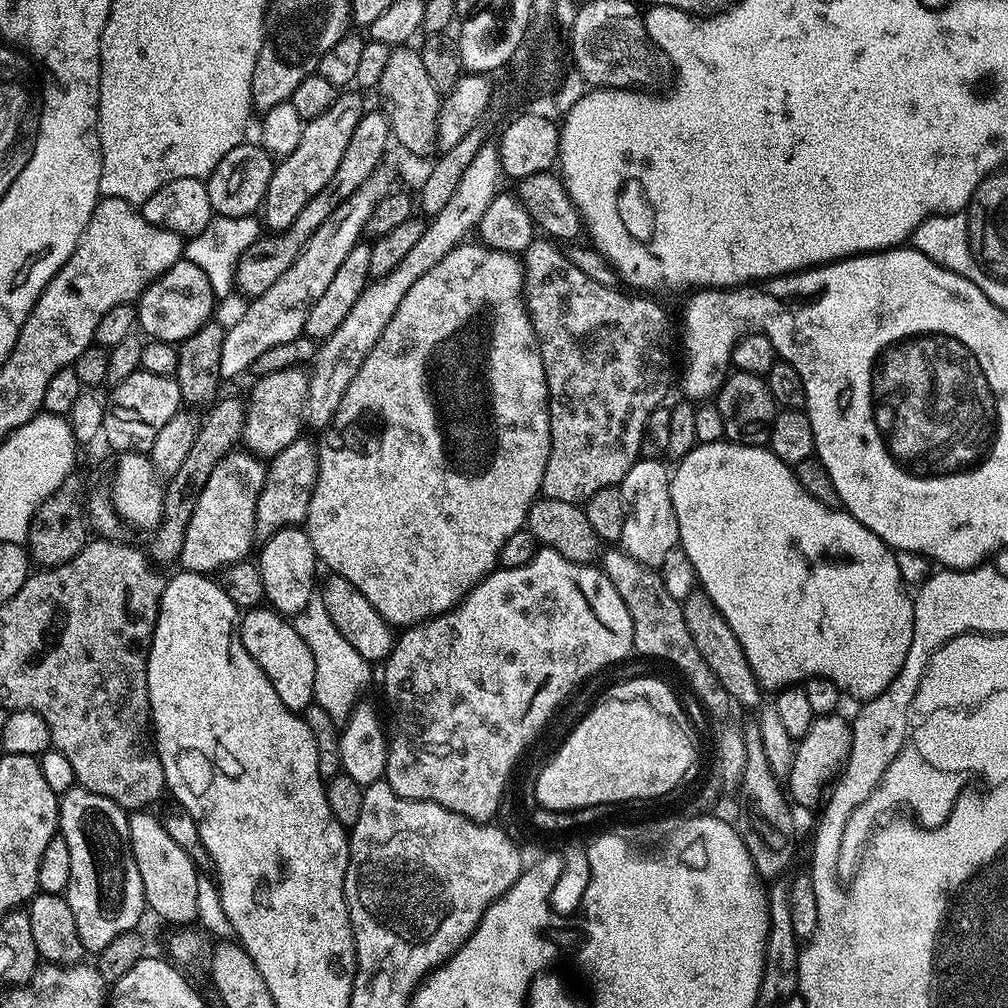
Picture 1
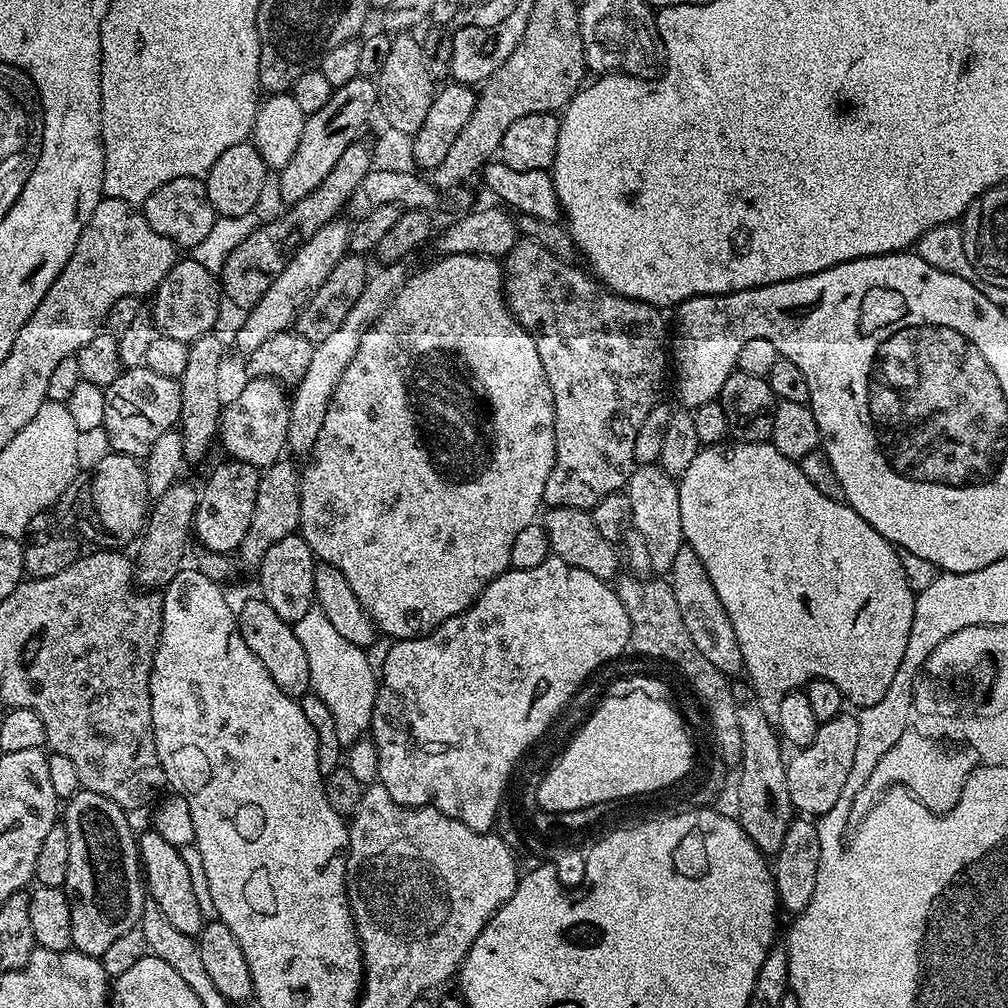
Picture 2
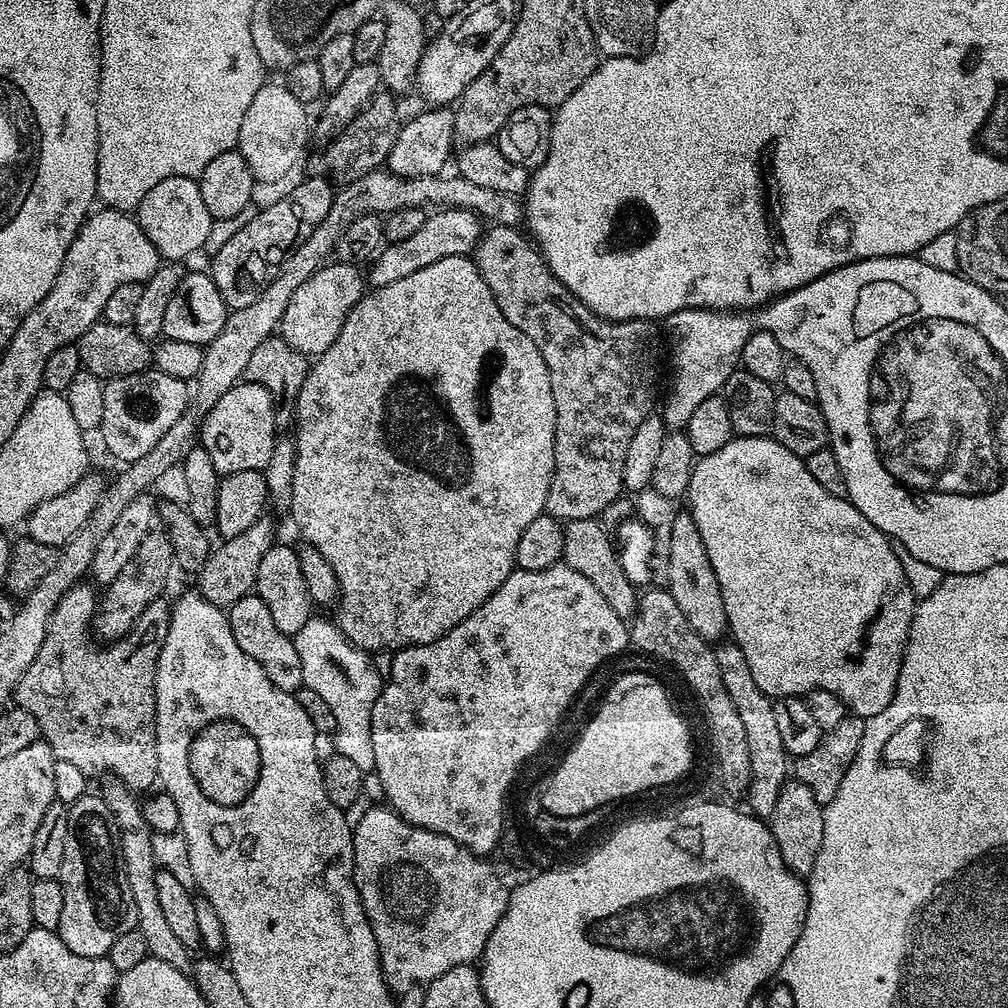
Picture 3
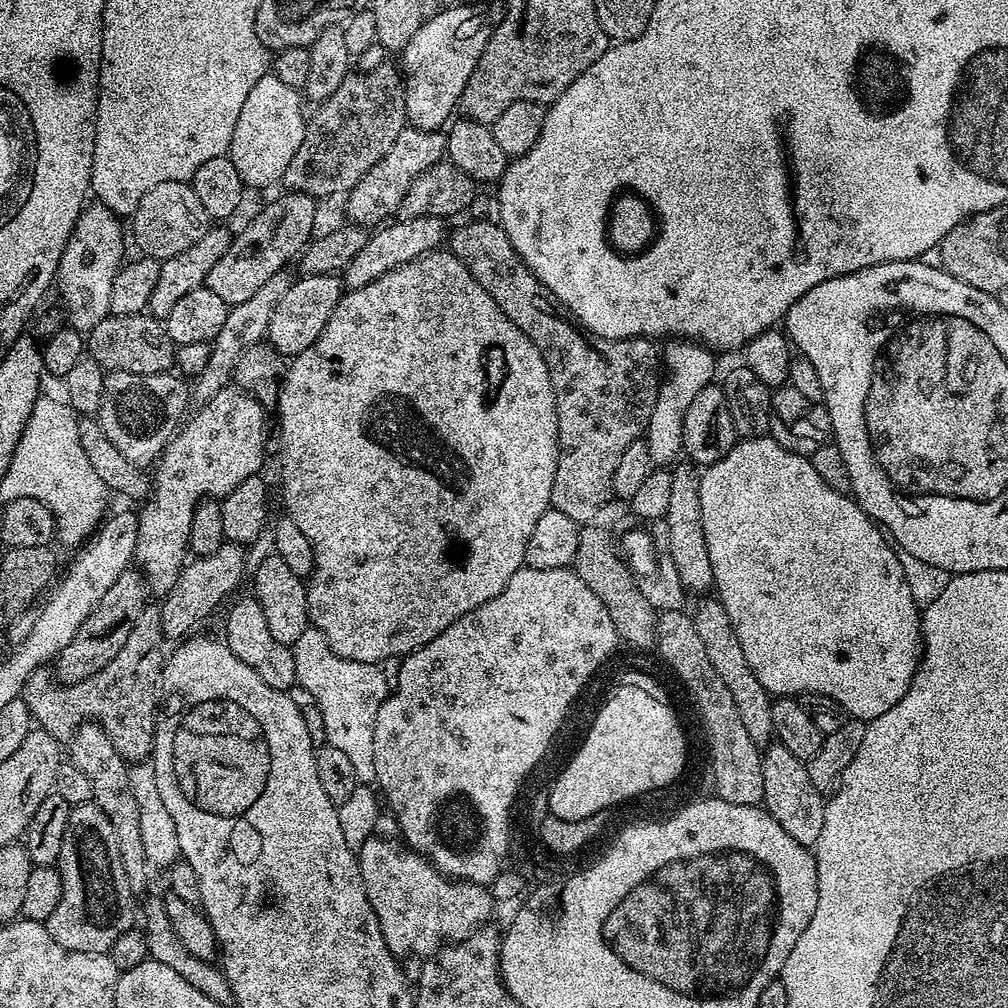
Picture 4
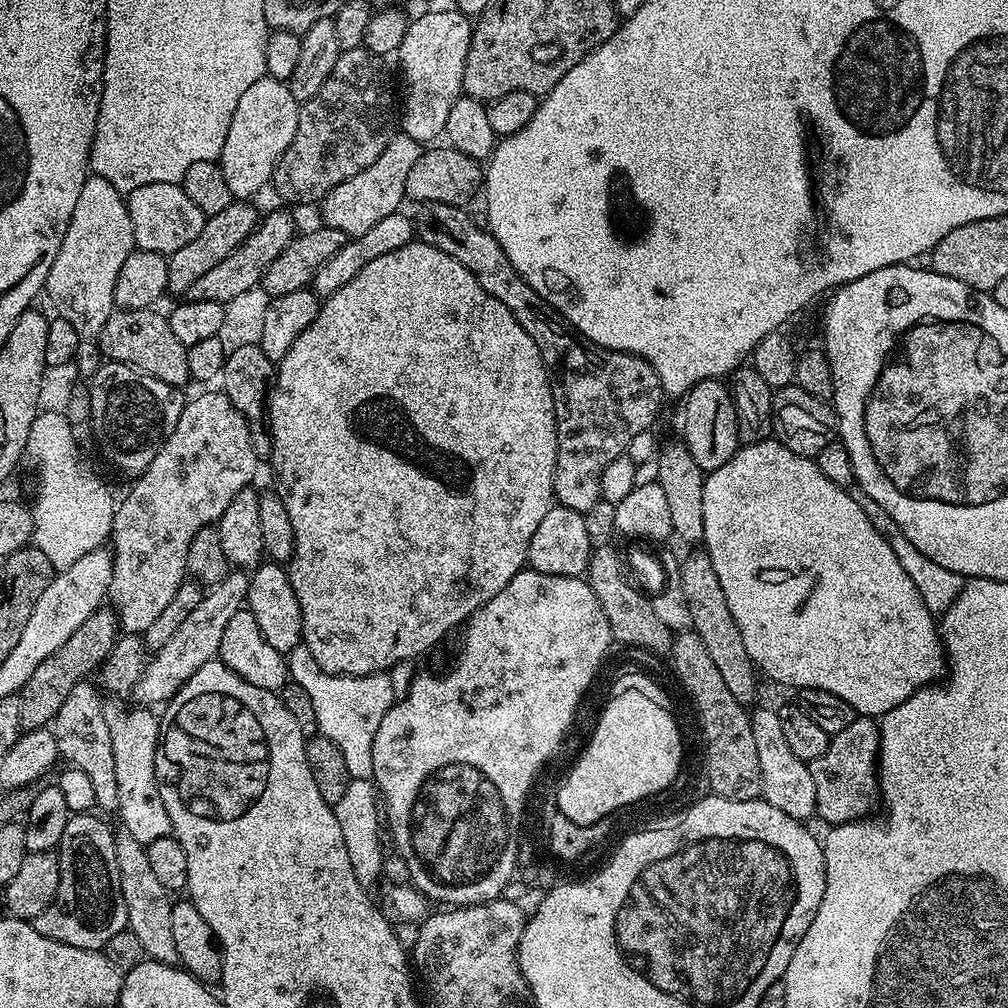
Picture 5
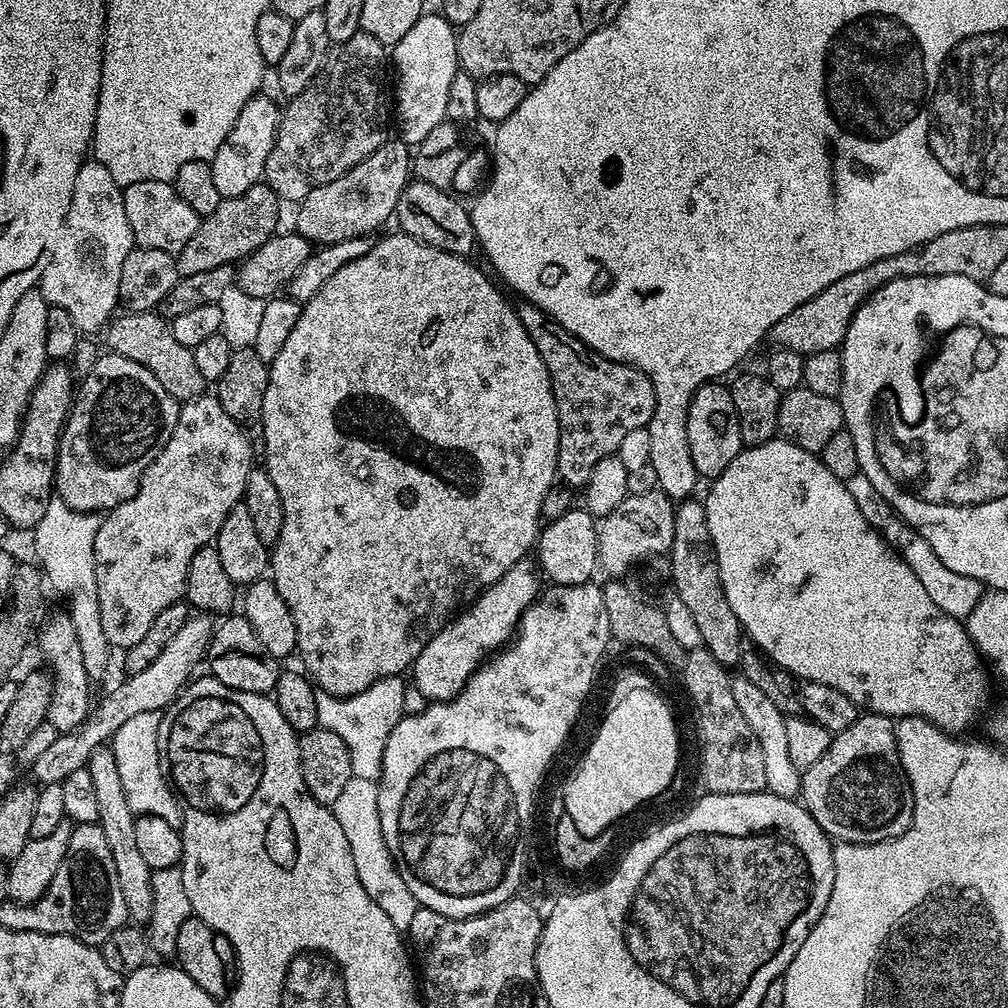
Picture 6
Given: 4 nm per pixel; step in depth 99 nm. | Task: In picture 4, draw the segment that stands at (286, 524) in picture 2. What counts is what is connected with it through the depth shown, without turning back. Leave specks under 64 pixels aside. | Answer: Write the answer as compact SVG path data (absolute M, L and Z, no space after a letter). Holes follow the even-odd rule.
M226 542L214 554L198 556L189 559L187 563L185 563L184 568L178 574L178 582L174 582L174 586L168 591L168 595L163 597L162 603L159 605L165 641L180 642L189 634L195 633L197 629L199 629L196 627L198 627L224 599L227 601L229 597L233 595L231 592L234 591L243 580L245 583L245 551L246 548L243 544L229 544Z

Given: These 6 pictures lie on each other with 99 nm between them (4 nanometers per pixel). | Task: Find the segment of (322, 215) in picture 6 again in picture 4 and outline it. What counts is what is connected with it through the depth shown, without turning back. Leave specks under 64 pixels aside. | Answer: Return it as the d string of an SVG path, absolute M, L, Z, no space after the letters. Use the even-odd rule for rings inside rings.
M405 126L402 134L398 134L398 142L390 146L390 150L362 174L362 178L346 193L348 200L344 204L344 212L349 221L361 226L380 226L389 218L395 217L406 197L410 184L432 164L441 163L446 156L446 136L440 130L422 130Z

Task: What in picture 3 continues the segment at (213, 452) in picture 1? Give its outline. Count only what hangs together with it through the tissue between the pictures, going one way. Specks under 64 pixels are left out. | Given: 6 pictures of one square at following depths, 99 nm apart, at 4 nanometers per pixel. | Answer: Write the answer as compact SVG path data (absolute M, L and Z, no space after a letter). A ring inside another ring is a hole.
M153 530L142 538L142 546L138 546L134 558L122 566L118 578L110 582L99 597L96 615L92 618L92 632L101 641L120 640L136 625L142 610L150 606L150 602L161 599L165 595L164 587L168 584L168 575L174 572L172 548L168 533L164 530Z

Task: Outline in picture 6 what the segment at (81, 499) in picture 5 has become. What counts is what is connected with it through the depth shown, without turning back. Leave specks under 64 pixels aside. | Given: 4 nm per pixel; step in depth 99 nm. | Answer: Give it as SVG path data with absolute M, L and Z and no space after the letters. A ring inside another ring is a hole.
M58 498L48 503L42 522L34 530L36 556L45 581L52 580L52 588L69 596L67 609L74 622L76 641L82 646L82 658L86 662L86 674L101 693L116 692L126 679L123 659L109 644L102 631L102 610L98 606L96 563L94 562L94 538L100 529L101 517L94 512L79 512Z

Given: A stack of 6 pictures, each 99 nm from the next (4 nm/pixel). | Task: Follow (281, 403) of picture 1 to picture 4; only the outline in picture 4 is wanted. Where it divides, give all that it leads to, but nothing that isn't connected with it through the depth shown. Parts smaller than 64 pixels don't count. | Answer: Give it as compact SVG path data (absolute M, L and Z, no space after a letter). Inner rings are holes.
M229 386L218 390L214 398L195 410L161 452L151 481L151 495L139 505L136 518L138 540L134 564L144 573L149 589L160 598L167 596L174 582L178 582L178 574L189 559L190 522L200 501L230 495L238 482L257 475L266 463L266 410L253 396Z

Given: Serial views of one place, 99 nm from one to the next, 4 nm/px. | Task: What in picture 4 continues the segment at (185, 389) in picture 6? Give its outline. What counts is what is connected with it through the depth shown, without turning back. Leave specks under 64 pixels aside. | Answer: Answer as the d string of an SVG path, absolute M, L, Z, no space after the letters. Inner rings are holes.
M139 312L129 316L109 314L86 333L86 352L92 356L105 373L129 372L153 376L163 372L171 373L176 362L177 345L173 344L170 334L163 323L151 314Z

